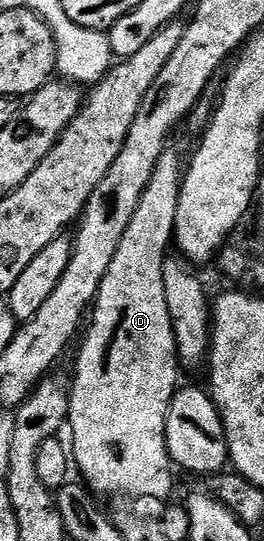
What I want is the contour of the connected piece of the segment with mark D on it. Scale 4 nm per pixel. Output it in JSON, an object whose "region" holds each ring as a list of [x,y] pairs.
{"region":[[[167,147],[161,158],[157,158],[157,170],[153,170],[153,176],[137,202],[137,210],[129,221],[129,230],[125,230],[125,238],[121,238],[121,246],[117,246],[117,254],[113,254],[109,270],[105,270],[105,278],[89,312],[89,323],[81,336],[83,345],[75,360],[75,385],[72,383],[69,388],[69,452],[74,467],[83,471],[86,487],[100,497],[148,496],[167,500],[175,488],[175,480],[171,477],[173,461],[167,453],[165,422],[171,400],[181,384],[181,365],[173,322],[169,318],[169,302],[165,302],[163,263],[169,258],[167,247],[170,249],[173,244],[184,171],[184,161],[179,161],[174,147]]]}

